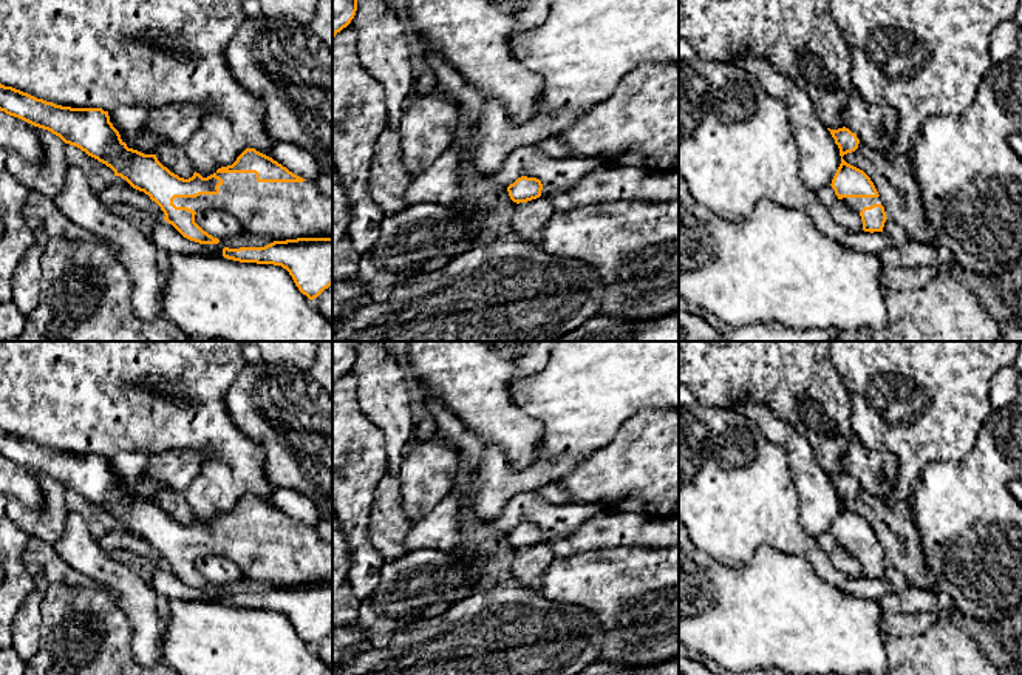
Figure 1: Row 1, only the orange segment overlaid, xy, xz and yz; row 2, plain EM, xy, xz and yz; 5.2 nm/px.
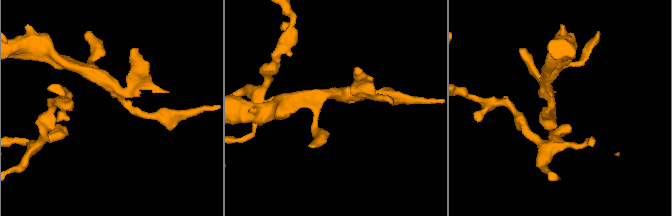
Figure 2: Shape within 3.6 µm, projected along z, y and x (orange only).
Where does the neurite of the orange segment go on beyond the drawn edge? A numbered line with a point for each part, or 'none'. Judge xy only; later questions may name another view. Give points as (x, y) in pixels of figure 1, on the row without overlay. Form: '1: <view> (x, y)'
1: xy (283, 556)

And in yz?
1: yz (858, 550)

